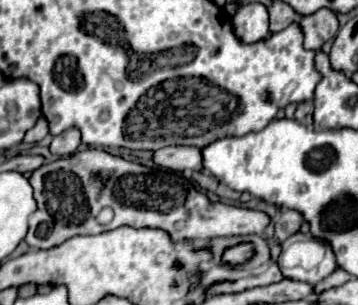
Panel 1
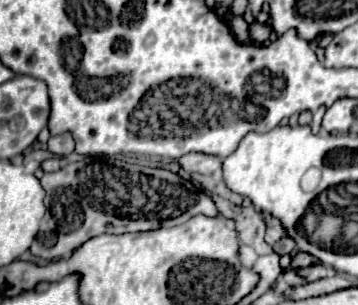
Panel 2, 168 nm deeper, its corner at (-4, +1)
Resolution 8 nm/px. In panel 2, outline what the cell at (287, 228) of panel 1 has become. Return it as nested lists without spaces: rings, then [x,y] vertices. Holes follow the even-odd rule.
[[[270,218],[268,220],[268,228],[266,228],[266,242],[274,244],[284,236],[286,236],[286,230],[284,230],[284,226],[280,226],[280,220],[278,218]]]

